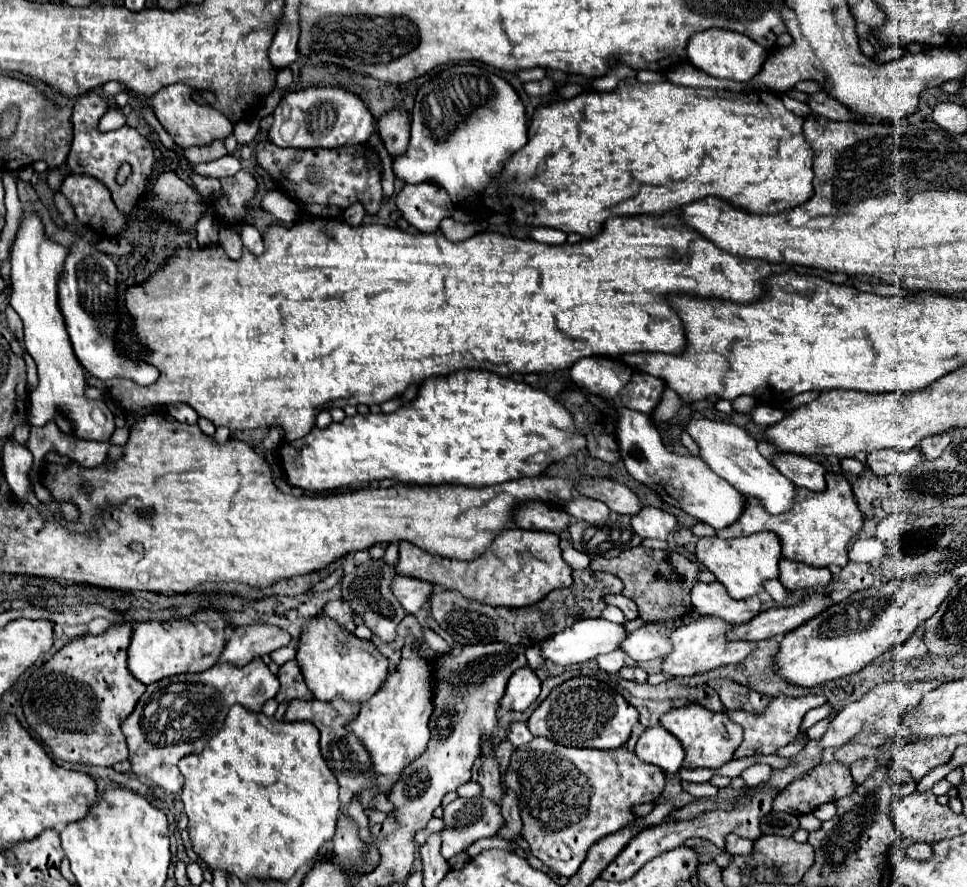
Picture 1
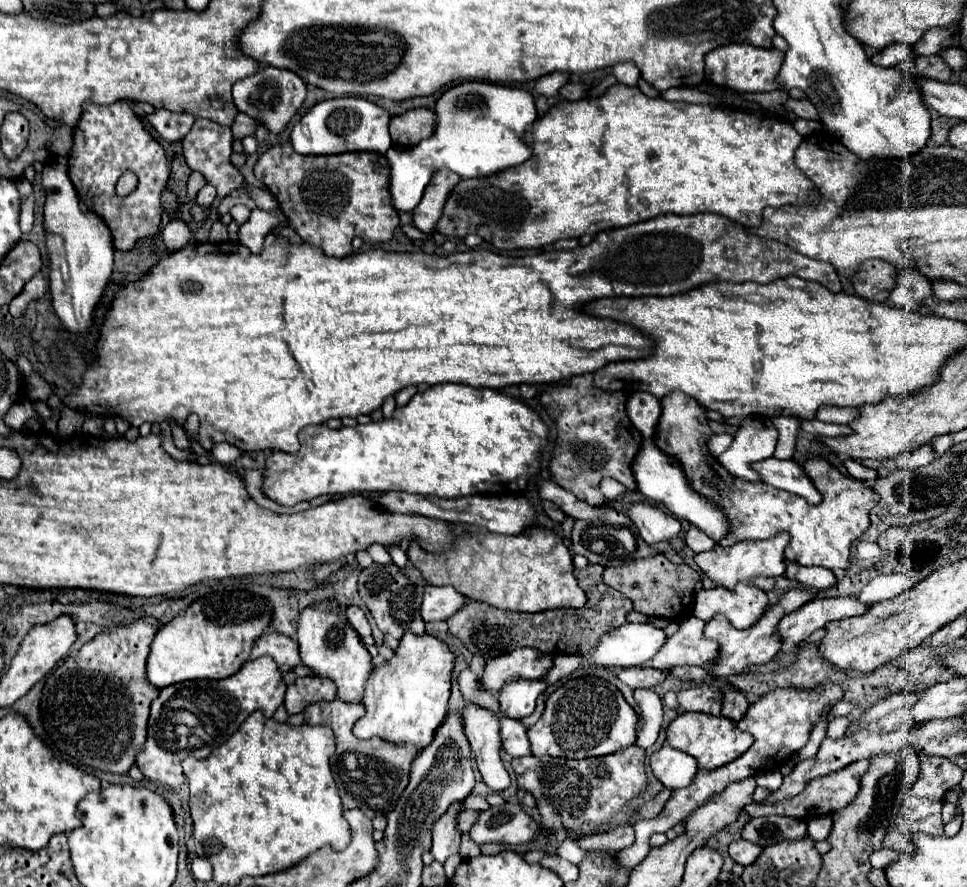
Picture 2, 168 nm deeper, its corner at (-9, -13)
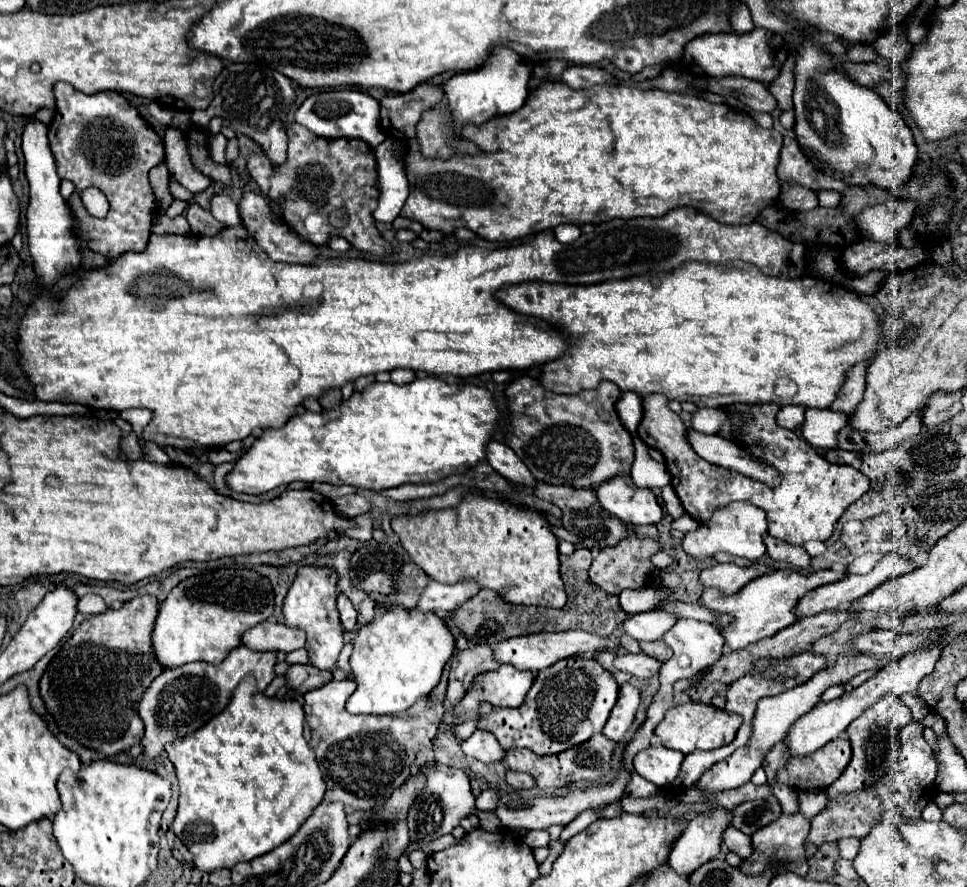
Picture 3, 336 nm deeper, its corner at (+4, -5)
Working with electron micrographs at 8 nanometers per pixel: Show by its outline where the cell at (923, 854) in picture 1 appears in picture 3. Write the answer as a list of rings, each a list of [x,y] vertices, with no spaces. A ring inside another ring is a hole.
[[[844,838],[844,840],[838,840],[840,858],[852,860],[852,858],[858,854],[858,846],[860,846],[860,840],[858,840],[858,838]]]

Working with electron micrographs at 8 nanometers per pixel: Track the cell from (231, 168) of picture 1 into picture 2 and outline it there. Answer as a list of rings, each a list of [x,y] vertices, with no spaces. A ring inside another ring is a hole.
[[[205,184],[205,186],[199,190],[199,194],[197,194],[195,202],[197,202],[199,206],[207,208],[207,206],[211,206],[211,204],[213,204],[213,200],[215,200],[215,198],[217,198],[217,190],[215,190],[215,186]]]

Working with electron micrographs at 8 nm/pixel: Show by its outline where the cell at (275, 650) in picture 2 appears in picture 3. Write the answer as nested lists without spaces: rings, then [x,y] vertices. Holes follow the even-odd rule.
[[[270,620],[250,628],[242,636],[242,644],[252,650],[292,652],[292,650],[304,648],[304,642],[306,642],[306,634],[300,628],[292,628],[292,626],[270,622]]]

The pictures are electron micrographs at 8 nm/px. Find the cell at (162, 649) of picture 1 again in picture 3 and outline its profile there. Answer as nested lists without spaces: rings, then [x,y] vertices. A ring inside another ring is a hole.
[[[220,568],[214,572],[206,572],[202,576],[190,576],[182,580],[168,598],[160,604],[160,612],[156,618],[152,644],[158,656],[158,662],[166,668],[184,666],[188,662],[210,662],[220,664],[232,648],[236,648],[242,640],[242,634],[252,626],[268,620],[274,614],[274,590],[268,578],[250,568]]]

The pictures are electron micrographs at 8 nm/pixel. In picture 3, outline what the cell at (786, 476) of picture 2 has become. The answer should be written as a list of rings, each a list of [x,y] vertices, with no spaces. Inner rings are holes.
[[[688,428],[686,432],[686,440],[688,444],[692,446],[692,450],[708,460],[710,464],[716,464],[716,466],[724,466],[724,468],[730,468],[734,472],[740,472],[740,474],[746,474],[750,478],[756,478],[756,480],[762,480],[766,484],[772,484],[772,480],[778,476],[778,472],[774,468],[768,468],[768,466],[762,466],[762,464],[756,464],[752,460],[752,456],[748,456],[744,450],[740,450],[736,444],[732,444],[730,440],[724,440],[722,436],[718,434],[702,434],[702,432],[696,432],[692,428]]]

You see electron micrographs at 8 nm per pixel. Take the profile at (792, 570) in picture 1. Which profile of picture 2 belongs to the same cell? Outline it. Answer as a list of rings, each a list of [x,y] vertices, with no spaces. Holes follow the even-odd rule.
[[[787,562],[785,576],[789,580],[797,580],[799,584],[803,584],[805,588],[811,588],[811,590],[827,590],[837,582],[835,574],[827,568],[817,568],[817,566],[807,568],[807,566],[793,564],[793,562]]]

